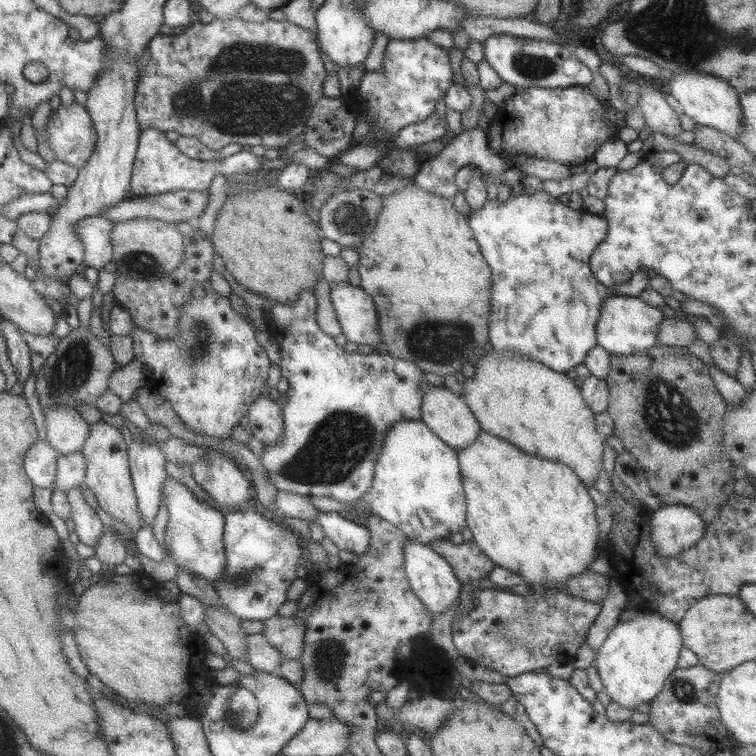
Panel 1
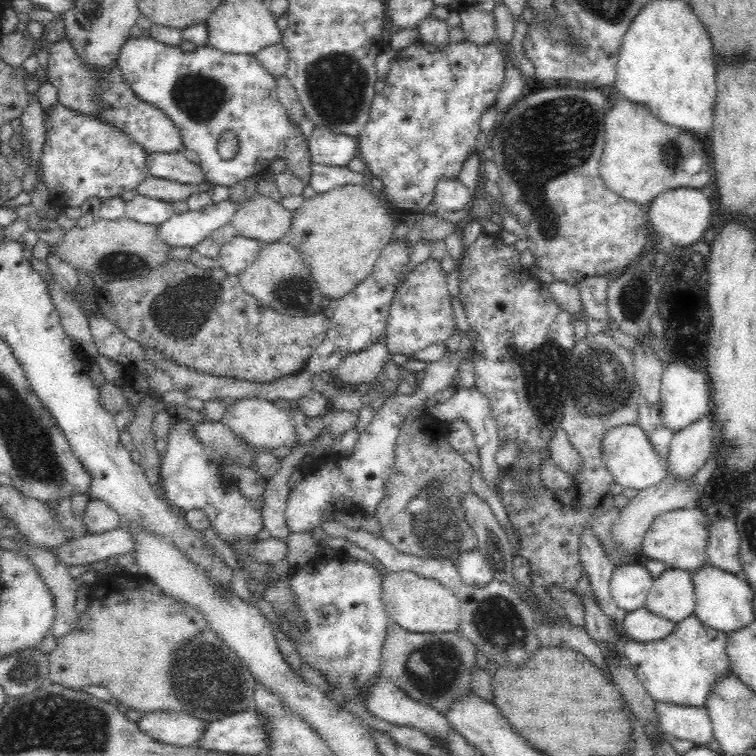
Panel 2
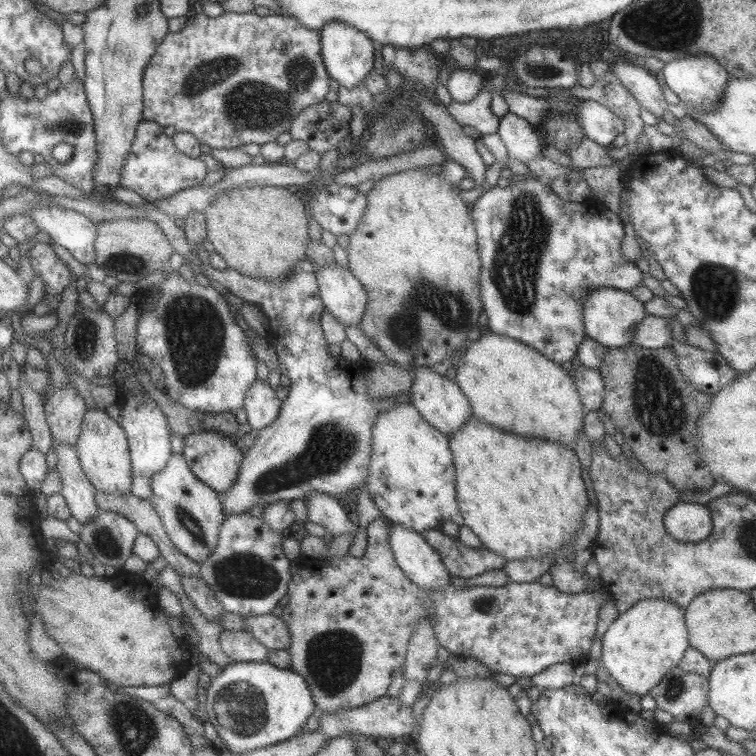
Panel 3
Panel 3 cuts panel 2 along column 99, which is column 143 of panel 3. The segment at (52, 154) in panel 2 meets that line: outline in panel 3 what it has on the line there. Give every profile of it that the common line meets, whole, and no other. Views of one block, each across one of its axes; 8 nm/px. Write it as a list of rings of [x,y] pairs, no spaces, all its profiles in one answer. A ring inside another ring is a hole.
[[[139,120],[135,140],[133,140],[131,150],[127,154],[127,160],[123,160],[123,164],[121,164],[117,184],[121,188],[129,188],[129,190],[137,192],[147,202],[155,204],[155,202],[161,202],[161,200],[177,194],[177,192],[195,188],[197,184],[201,184],[201,180],[205,176],[207,176],[205,164],[199,158],[191,158],[191,156],[181,154],[173,146],[173,138],[167,138],[163,134],[161,124],[151,122],[151,120]]]

